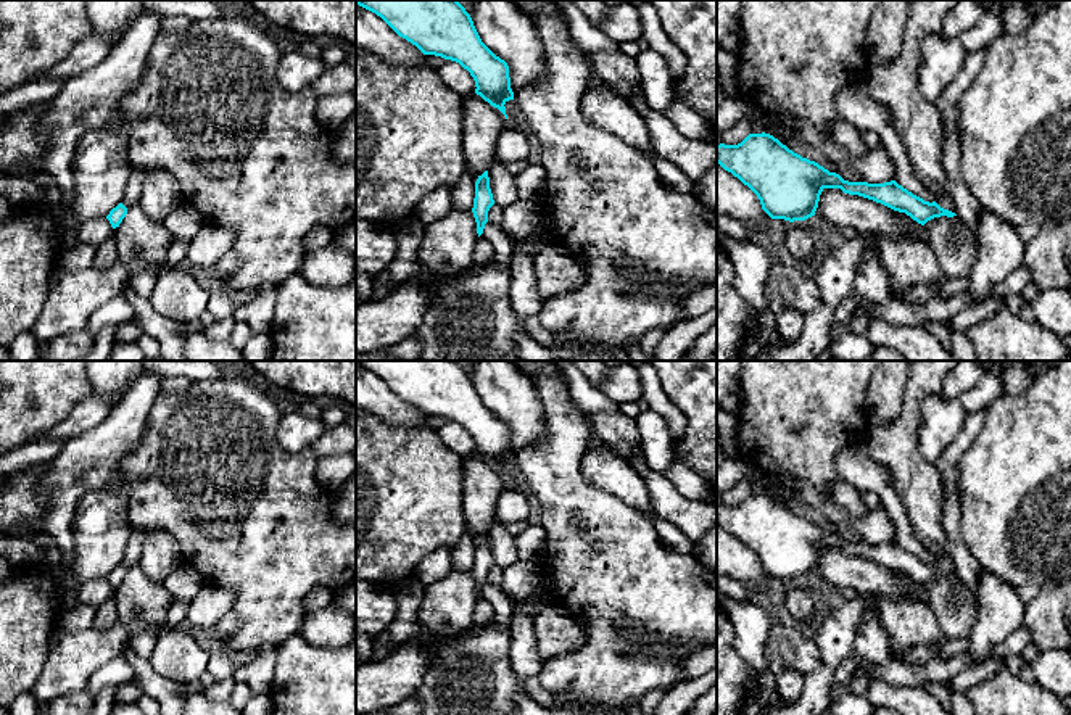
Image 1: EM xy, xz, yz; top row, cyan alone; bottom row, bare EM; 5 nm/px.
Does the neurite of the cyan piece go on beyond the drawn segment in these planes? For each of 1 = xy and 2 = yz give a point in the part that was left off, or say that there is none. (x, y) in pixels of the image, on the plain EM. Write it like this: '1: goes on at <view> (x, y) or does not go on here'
1: does not go on here
2: does not go on here

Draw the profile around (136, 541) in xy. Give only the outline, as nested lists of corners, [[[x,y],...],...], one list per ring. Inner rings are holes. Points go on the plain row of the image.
[[[132,528],[127,541],[127,548],[126,548],[126,556],[121,562],[127,570],[132,565],[140,565],[145,536],[147,533],[143,530]]]

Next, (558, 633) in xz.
[[[548,604],[541,615],[535,617],[536,652],[544,662],[554,655],[580,649],[585,643],[585,628],[567,612]]]

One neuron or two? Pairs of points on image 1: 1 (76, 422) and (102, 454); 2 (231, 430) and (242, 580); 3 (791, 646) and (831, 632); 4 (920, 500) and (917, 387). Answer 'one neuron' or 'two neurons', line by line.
1: two neurons
2: one neuron
3: two neurons
4: one neuron

